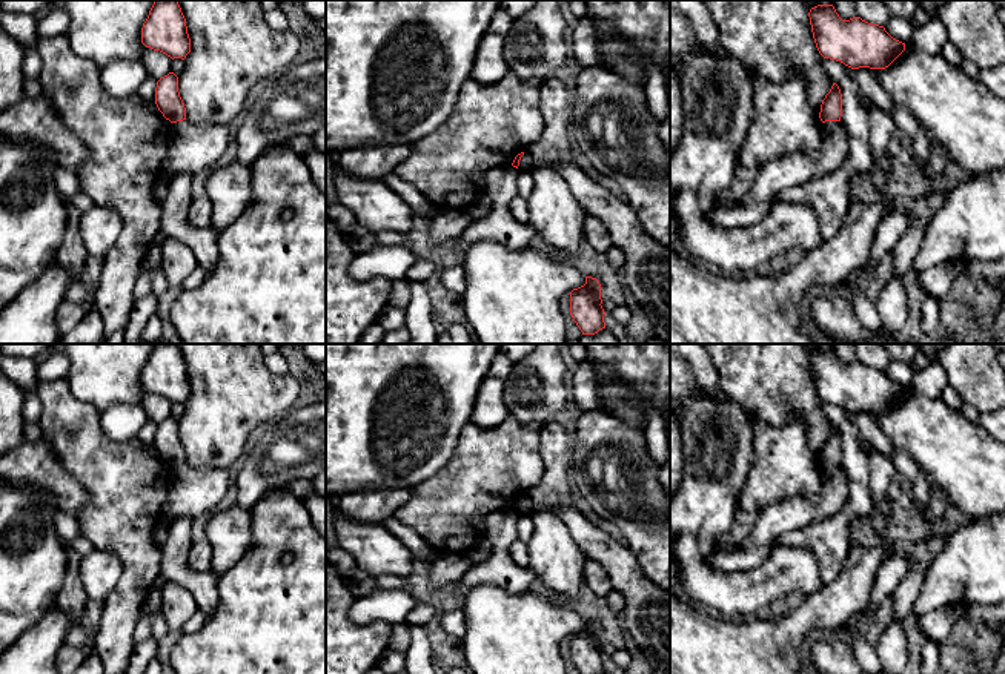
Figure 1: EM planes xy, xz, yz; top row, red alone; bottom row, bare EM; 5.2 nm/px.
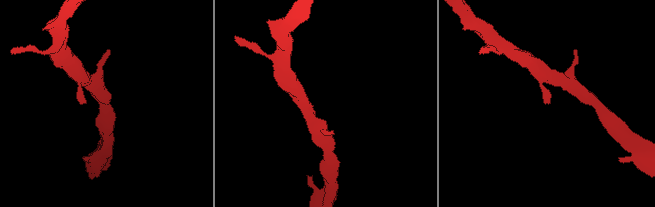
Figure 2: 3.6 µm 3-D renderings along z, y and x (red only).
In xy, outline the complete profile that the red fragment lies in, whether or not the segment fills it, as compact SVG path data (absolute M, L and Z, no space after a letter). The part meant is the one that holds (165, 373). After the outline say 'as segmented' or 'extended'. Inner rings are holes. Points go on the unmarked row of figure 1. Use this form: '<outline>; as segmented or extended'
M154 344L141 372L141 387L168 401L184 404L191 396L186 362L177 344Z; as segmented

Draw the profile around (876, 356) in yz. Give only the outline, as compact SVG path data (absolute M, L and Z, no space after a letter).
M856 344L856 361L885 370L893 358L881 344Z

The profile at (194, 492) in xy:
M187 464L172 467L172 484L161 516L169 520L178 517L194 520L214 513L227 491L227 484L227 468L192 468Z

